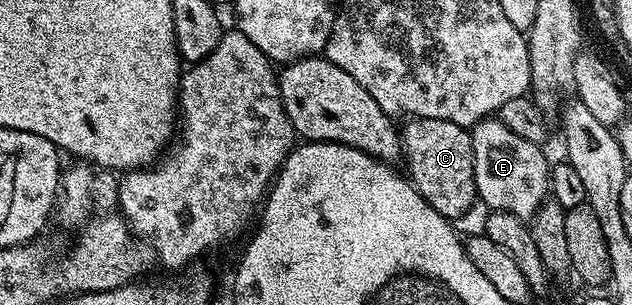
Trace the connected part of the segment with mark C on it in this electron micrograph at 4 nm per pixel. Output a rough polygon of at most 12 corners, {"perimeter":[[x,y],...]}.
{"perimeter":[[442,119],[400,128],[415,190],[447,220],[478,202],[470,132]]}

